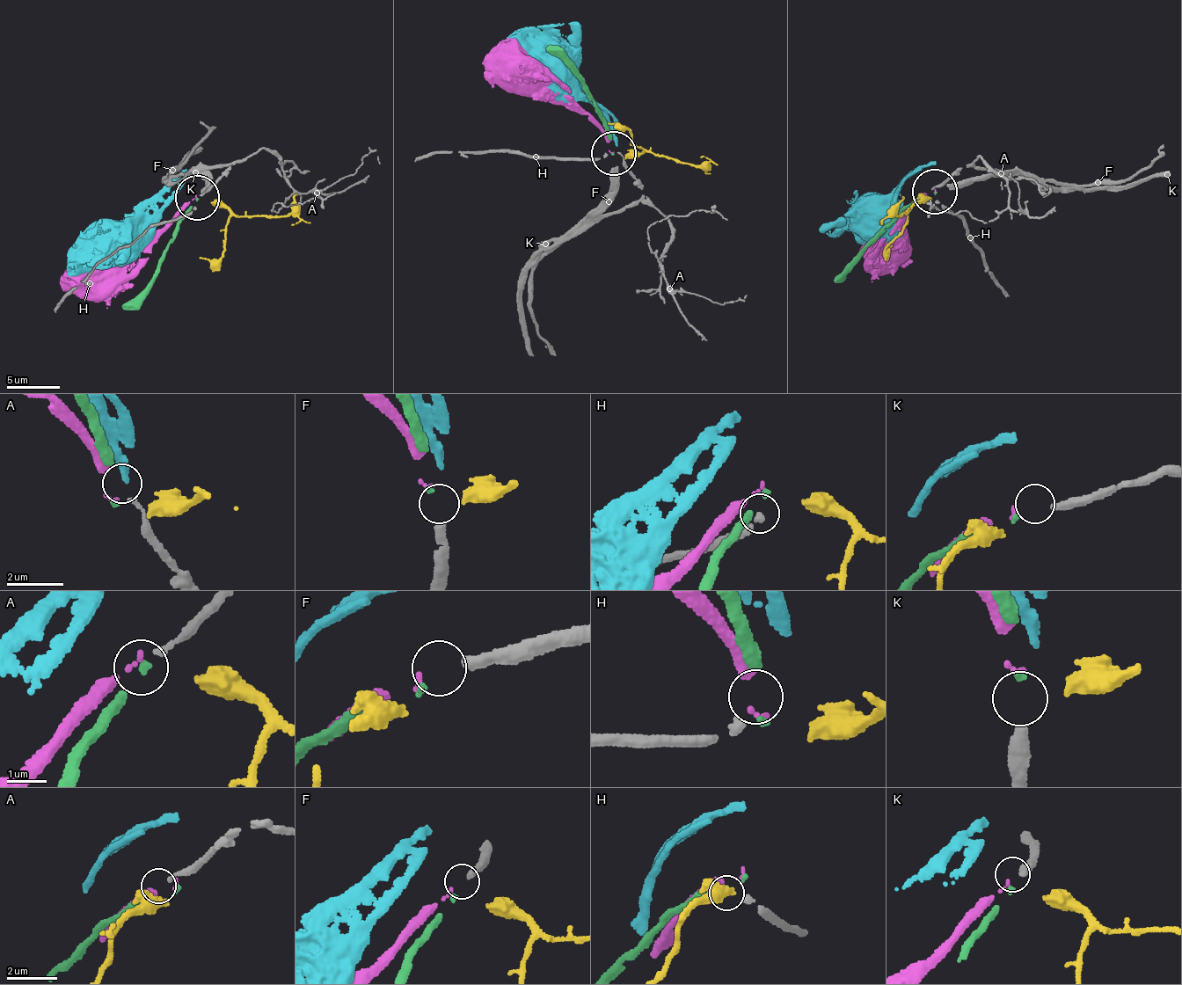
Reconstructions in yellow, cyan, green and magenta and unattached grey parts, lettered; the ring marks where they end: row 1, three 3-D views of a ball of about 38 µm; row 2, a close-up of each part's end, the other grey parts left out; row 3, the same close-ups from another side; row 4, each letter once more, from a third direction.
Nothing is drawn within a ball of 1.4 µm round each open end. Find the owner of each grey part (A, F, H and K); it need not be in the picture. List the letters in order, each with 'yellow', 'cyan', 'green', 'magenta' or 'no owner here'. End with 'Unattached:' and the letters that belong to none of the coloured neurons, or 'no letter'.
A: no owner here
F: magenta
H: no owner here
K: green
Unattached: A, H

